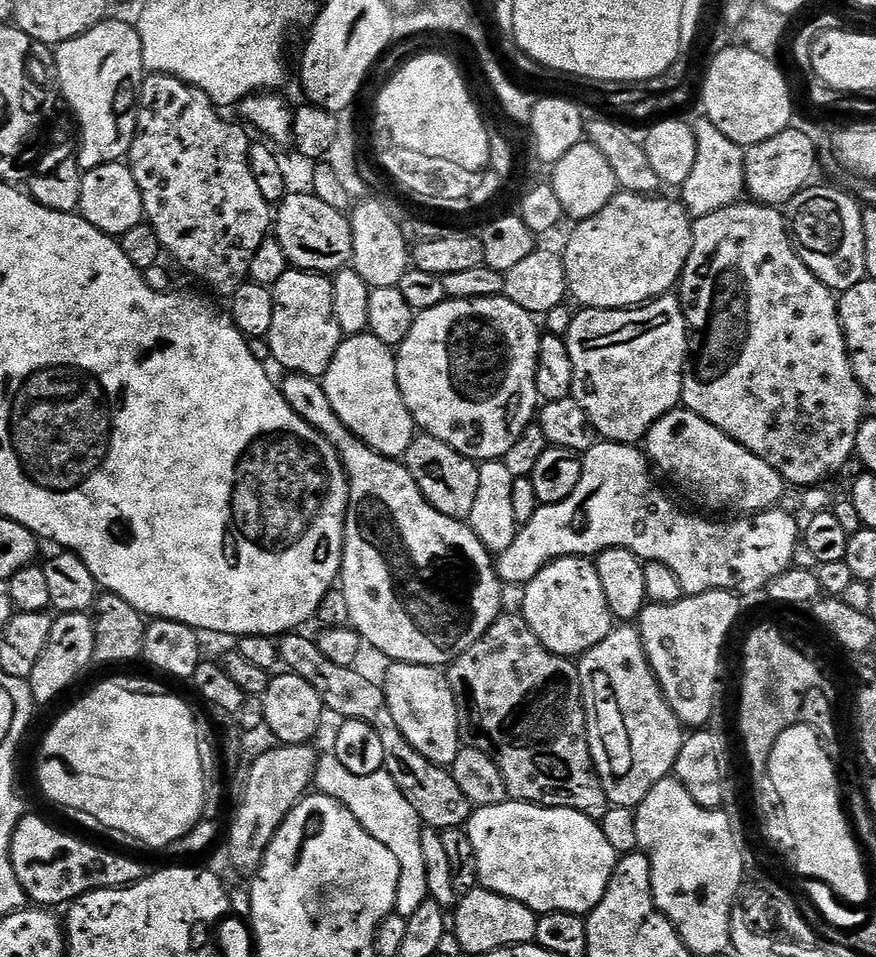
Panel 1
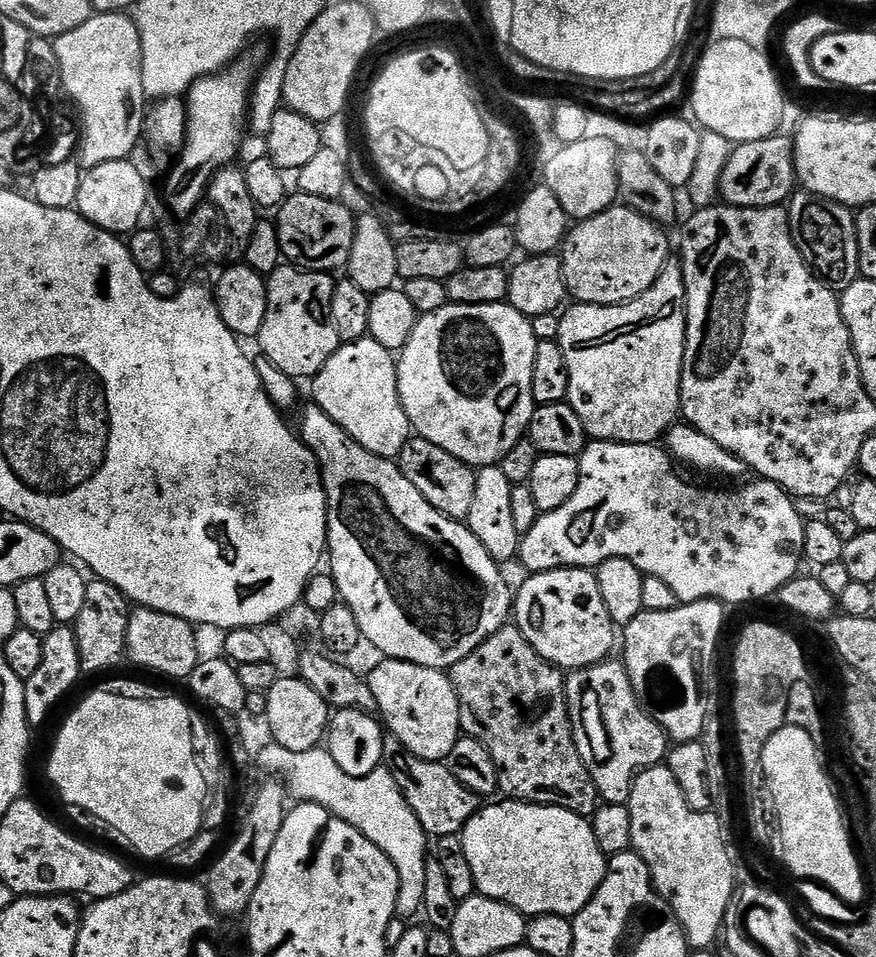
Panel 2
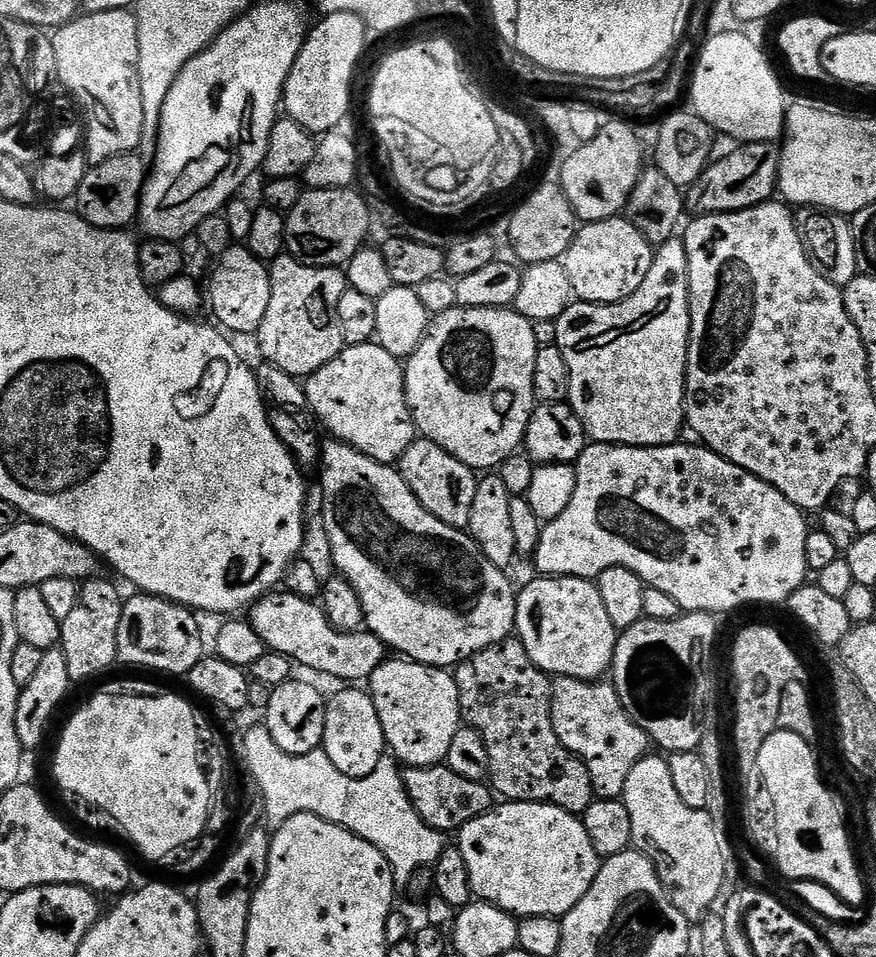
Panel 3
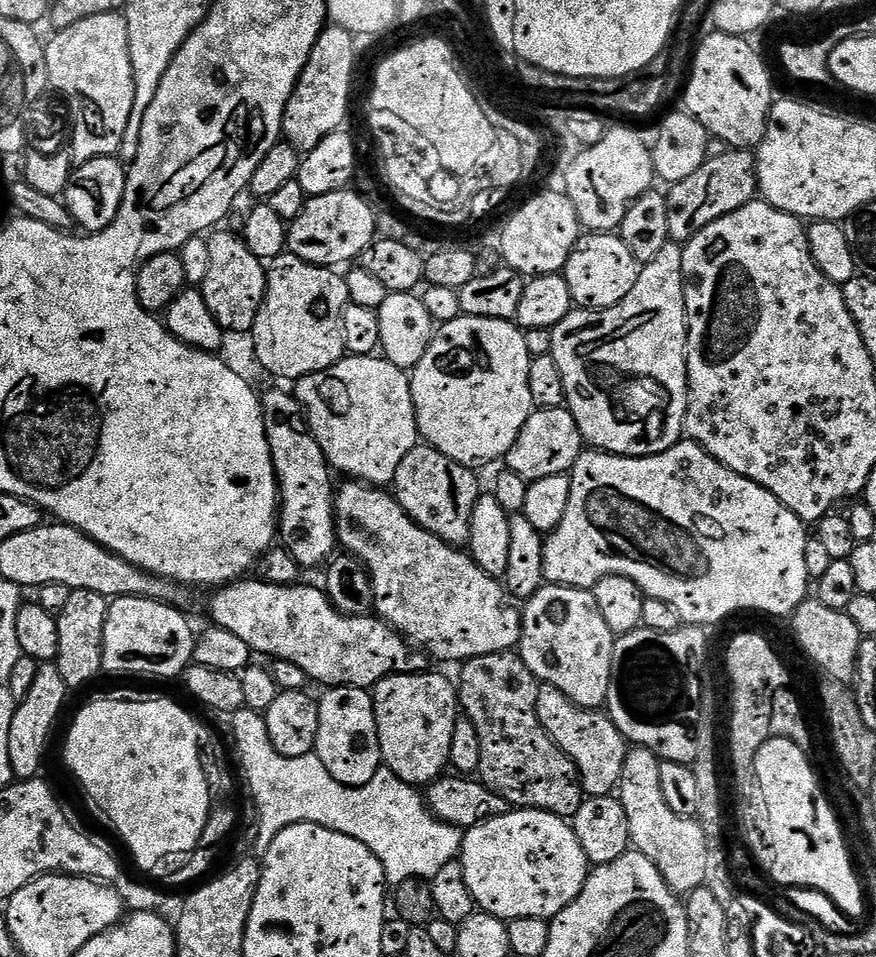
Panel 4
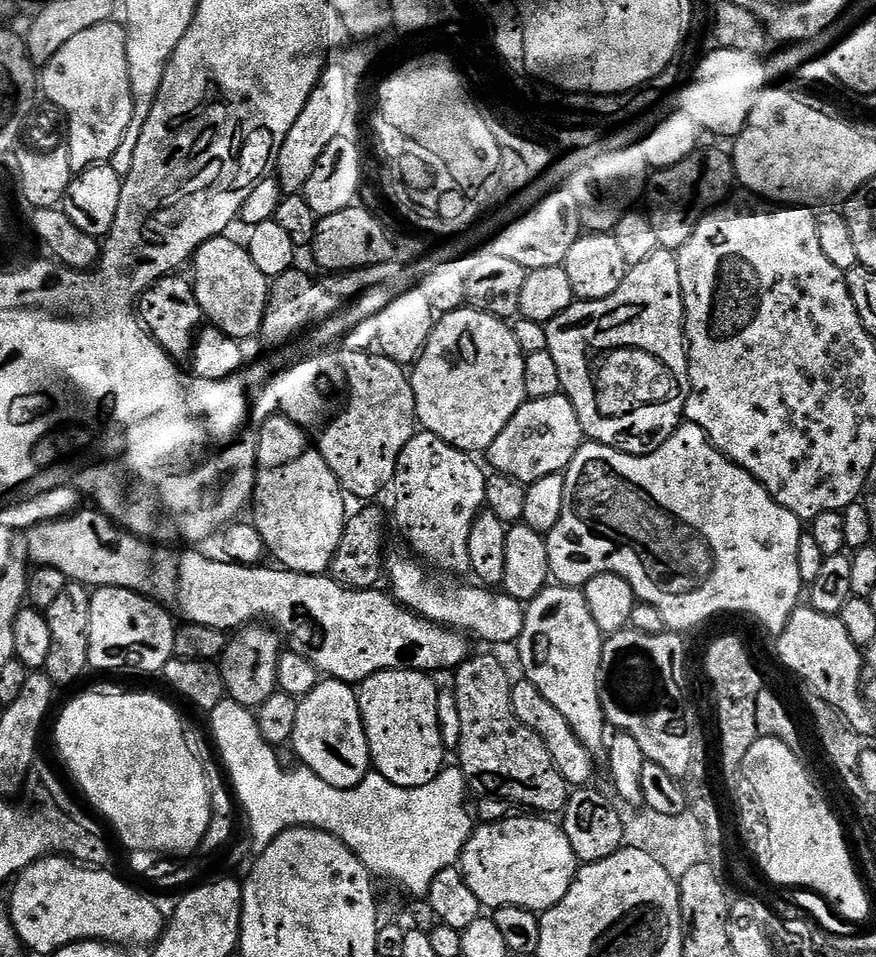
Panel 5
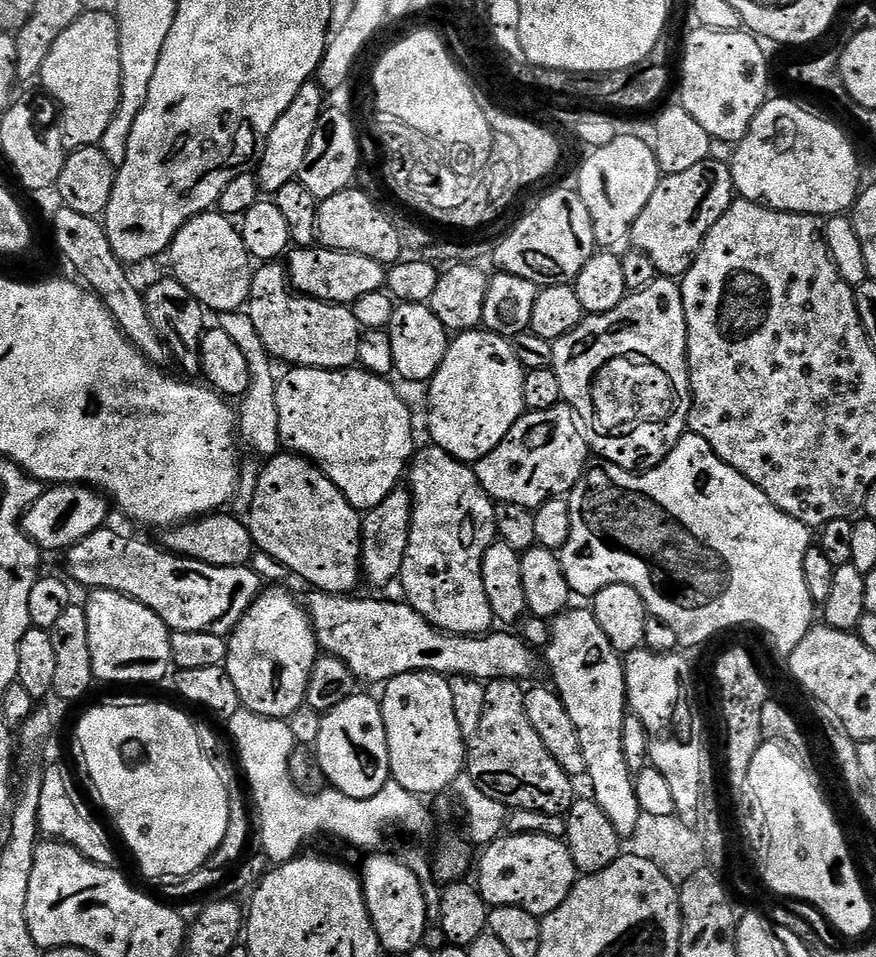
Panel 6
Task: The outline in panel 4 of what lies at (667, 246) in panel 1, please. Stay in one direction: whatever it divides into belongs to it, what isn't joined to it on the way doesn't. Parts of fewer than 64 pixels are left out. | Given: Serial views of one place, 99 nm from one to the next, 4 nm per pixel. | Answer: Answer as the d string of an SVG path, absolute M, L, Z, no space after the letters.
M588 232L581 235L574 246L562 275L566 286L570 286L572 303L576 308L609 308L618 306L618 302L622 302L622 298L634 290L641 267L634 254L630 254L630 246L626 246L619 234Z

